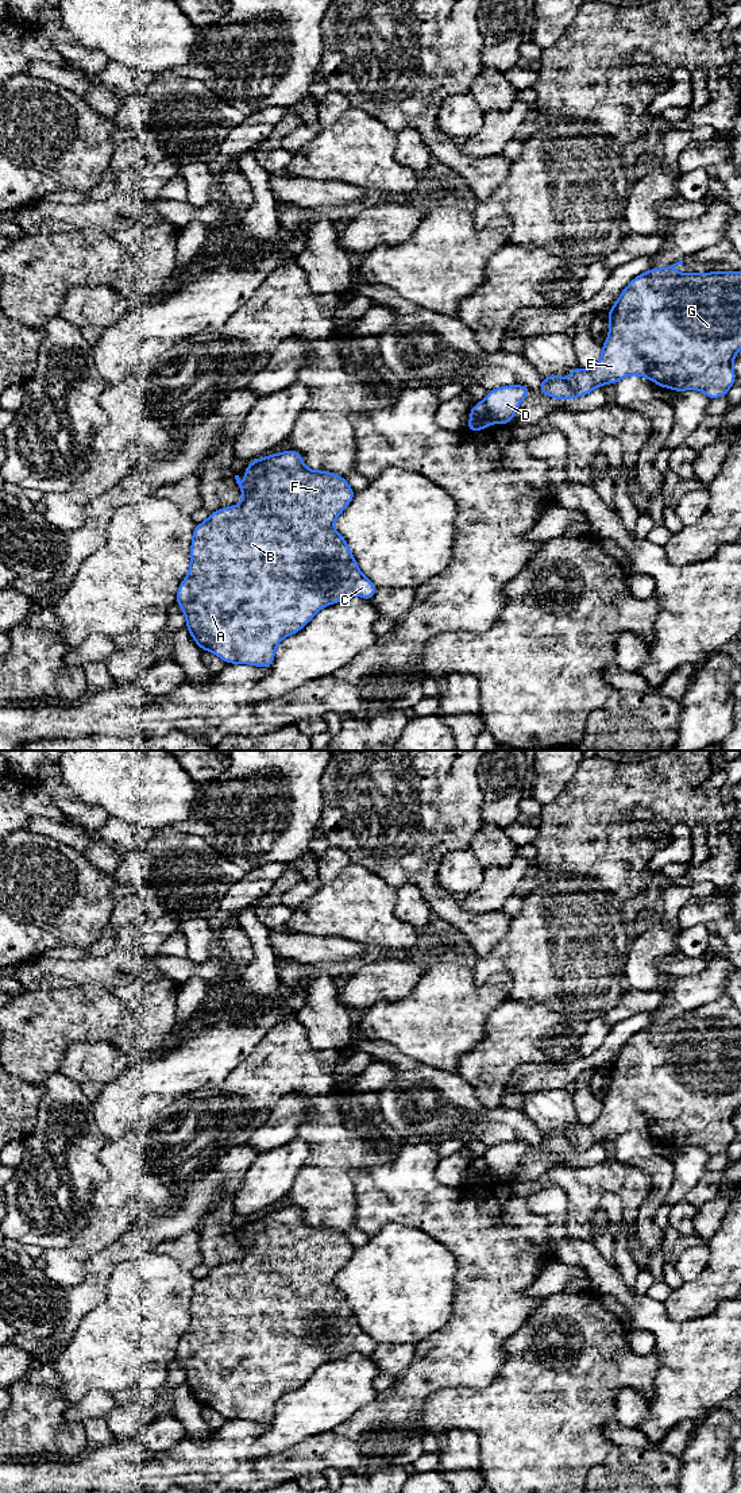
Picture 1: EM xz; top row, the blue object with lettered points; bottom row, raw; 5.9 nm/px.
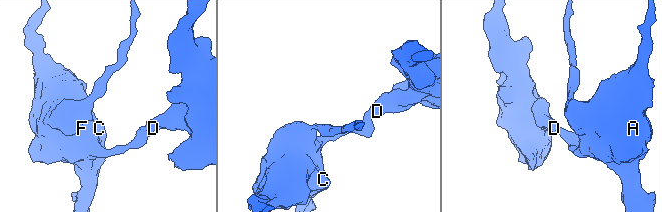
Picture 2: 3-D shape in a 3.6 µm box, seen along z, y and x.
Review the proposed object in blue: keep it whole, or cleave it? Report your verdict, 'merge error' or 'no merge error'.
merge error

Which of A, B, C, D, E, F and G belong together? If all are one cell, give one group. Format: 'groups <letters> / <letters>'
groups A B C F / D E G

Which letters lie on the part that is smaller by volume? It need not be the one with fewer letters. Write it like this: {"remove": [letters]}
{"remove": ["A", "B", "C", "F"]}

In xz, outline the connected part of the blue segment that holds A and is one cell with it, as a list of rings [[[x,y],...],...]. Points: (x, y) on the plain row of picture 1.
[[[292,1204],[281,1210],[273,1210],[269,1214],[254,1216],[246,1223],[244,1231],[248,1235],[244,1239],[240,1238],[239,1231],[235,1231],[236,1239],[243,1249],[243,1258],[212,1268],[204,1278],[196,1281],[192,1292],[189,1328],[180,1340],[175,1357],[180,1359],[186,1373],[186,1385],[202,1407],[209,1407],[229,1420],[254,1420],[270,1424],[278,1399],[306,1382],[320,1365],[352,1351],[371,1357],[378,1343],[360,1328],[346,1295],[333,1285],[335,1276],[350,1261],[355,1251],[355,1247],[344,1234],[323,1226],[308,1226],[302,1219],[302,1211]]]

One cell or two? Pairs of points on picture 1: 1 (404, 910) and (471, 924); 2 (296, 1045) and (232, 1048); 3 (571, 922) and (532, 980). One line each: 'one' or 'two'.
1: two
2: two
3: one

